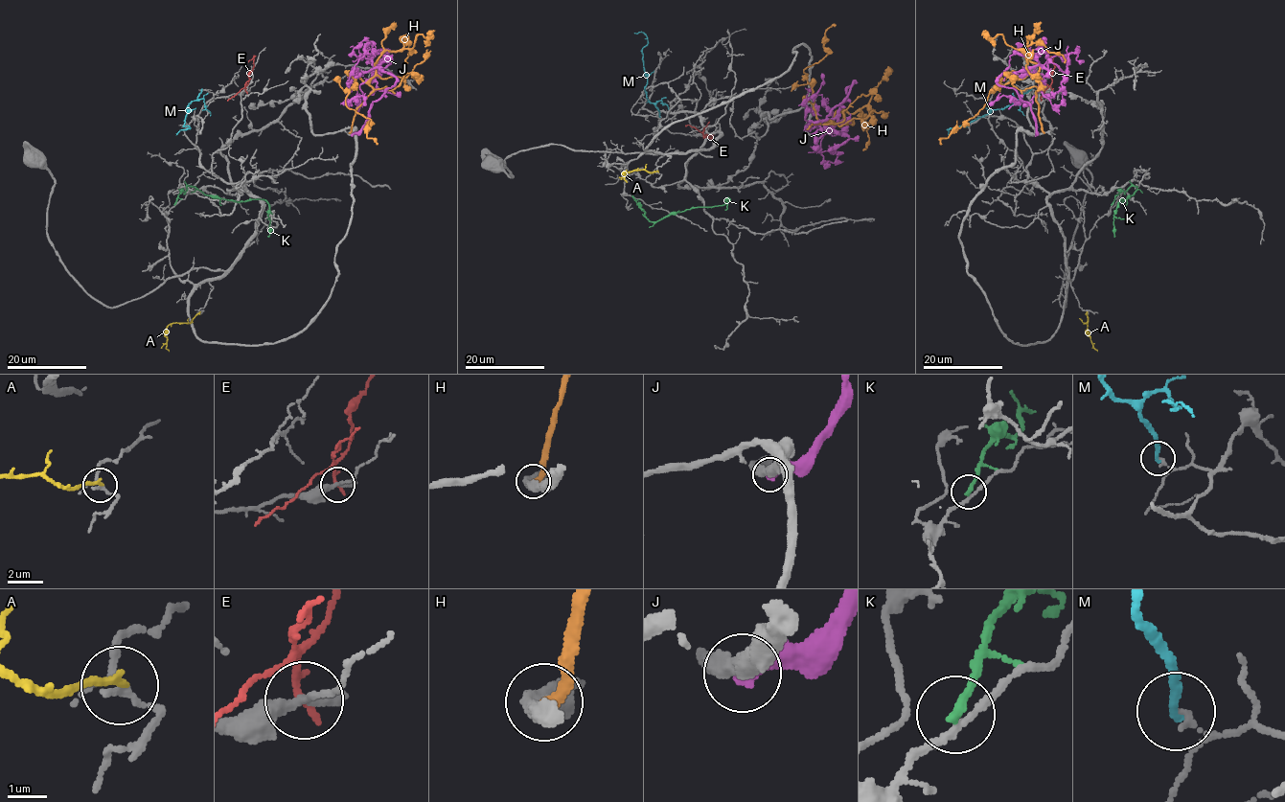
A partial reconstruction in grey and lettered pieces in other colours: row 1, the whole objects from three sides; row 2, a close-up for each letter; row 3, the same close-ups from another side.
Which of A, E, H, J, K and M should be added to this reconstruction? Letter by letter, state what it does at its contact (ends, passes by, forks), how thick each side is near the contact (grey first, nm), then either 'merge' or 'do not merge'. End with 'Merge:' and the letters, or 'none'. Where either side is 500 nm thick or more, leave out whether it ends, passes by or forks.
A: it ends | 140/220 nm | do not merge
E: it ends | 280/220 nm | do not merge
H: it ends | 320/320 nm | do not merge
J: it ends | 420/480 nm | do not merge
K: it ends | 170/240 nm | do not merge
M: it ends | 90/240 nm | do not merge
Merge: none

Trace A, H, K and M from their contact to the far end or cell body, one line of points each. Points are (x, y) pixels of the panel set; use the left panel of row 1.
A: (199, 312), (188, 323), (171, 323), (168, 326), (166, 348), (169, 351)
H: (349, 133), (355, 109), (373, 90), (357, 76), (346, 105), (370, 120), (366, 137), (378, 144)
K: (174, 204), (187, 185), (212, 197), (235, 201), (264, 199), (269, 210), (267, 237)
M: (201, 89), (199, 96), (188, 105), (184, 127), (189, 128), (180, 130), (176, 135)

